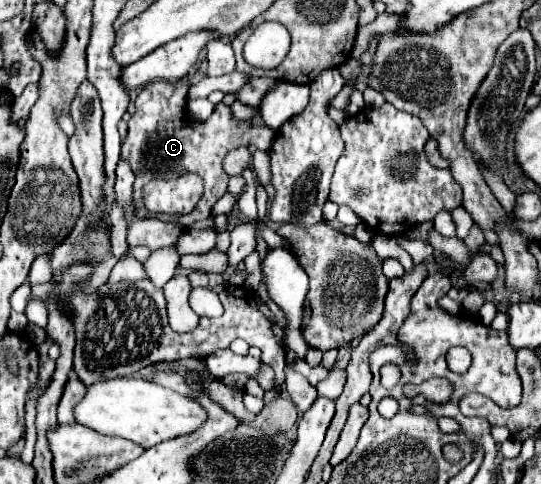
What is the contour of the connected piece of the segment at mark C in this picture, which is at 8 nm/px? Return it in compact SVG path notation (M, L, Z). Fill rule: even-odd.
M182 79L178 83L166 83L166 81L156 81L146 85L146 89L142 89L136 97L136 113L130 117L128 121L128 135L122 141L122 159L132 167L136 181L134 181L134 203L140 215L146 215L146 209L142 205L142 187L146 185L146 181L152 181L154 177L178 177L182 173L198 173L204 181L204 195L200 197L198 205L194 207L192 213L178 217L182 223L196 223L196 221L204 221L210 217L210 209L212 205L228 191L228 175L222 171L222 159L228 151L236 149L236 147L248 147L252 143L258 141L258 149L260 151L270 151L270 145L274 141L274 131L262 125L250 125L246 121L238 121L232 115L232 109L224 103L218 103L214 107L214 113L206 119L206 121L192 121L186 115L186 93L188 93L188 79Z

